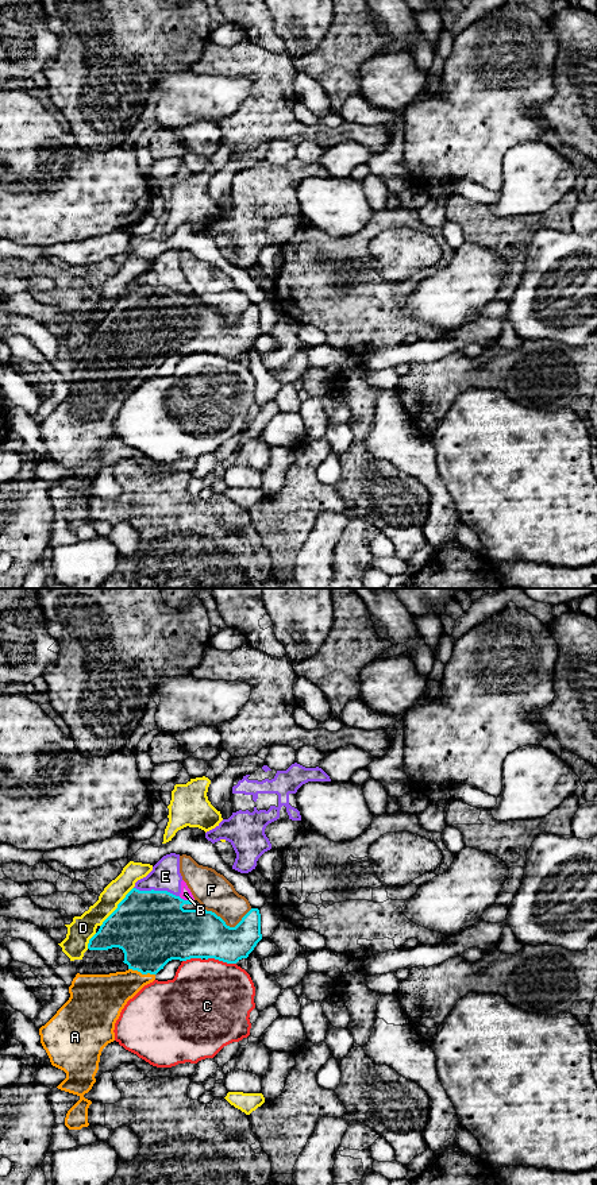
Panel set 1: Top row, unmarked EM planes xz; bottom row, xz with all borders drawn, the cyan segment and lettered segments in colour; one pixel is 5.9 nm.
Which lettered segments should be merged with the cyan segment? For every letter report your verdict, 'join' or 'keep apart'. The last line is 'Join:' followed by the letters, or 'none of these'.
A: join
B: keep apart
C: keep apart
D: keep apart
E: keep apart
F: keep apart
Join: A

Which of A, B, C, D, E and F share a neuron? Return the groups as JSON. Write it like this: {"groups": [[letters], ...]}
{"groups": [["A"], ["B", "E"], ["C"], ["D"], ["F"]]}

